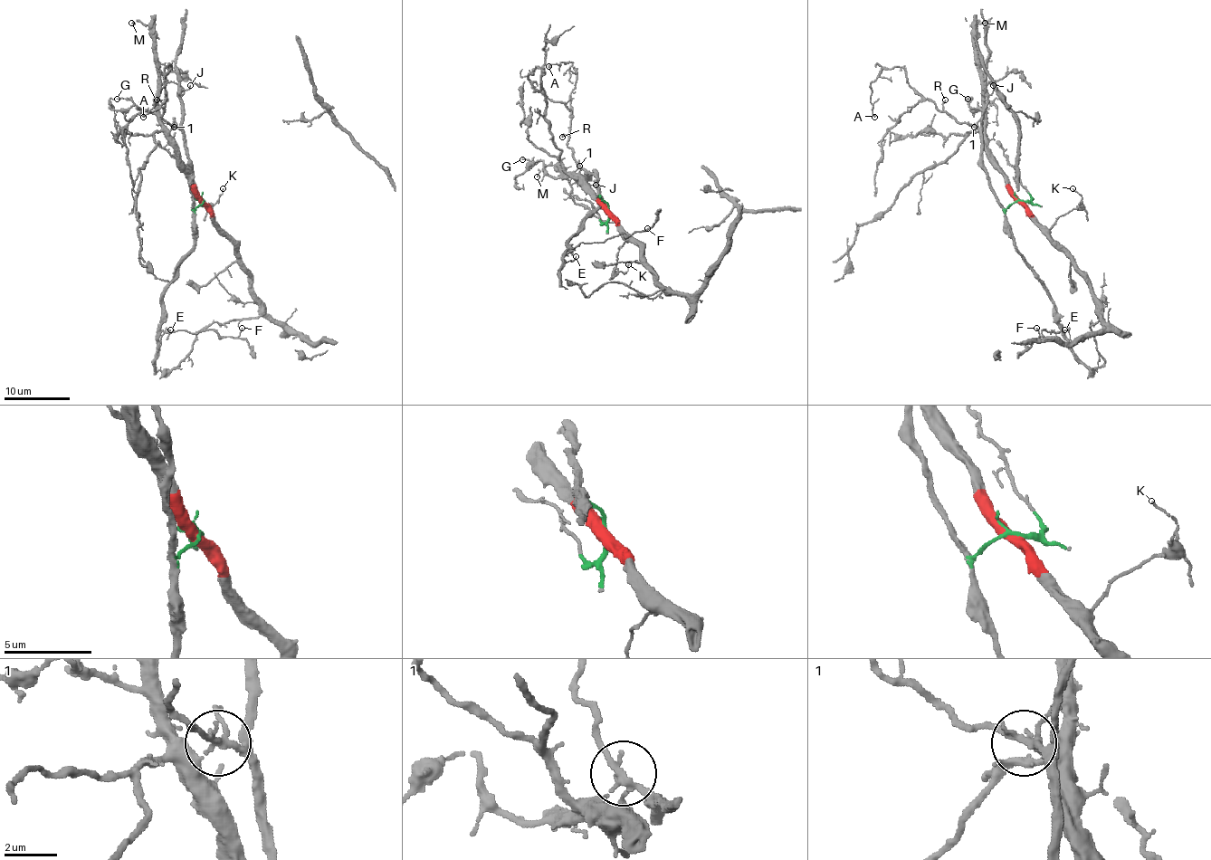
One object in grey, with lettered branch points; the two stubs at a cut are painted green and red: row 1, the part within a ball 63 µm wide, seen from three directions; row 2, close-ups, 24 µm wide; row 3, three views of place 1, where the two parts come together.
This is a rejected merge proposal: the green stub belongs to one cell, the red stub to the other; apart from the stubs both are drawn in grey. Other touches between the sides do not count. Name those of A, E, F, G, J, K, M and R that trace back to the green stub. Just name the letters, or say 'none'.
A, E, F, J, R

